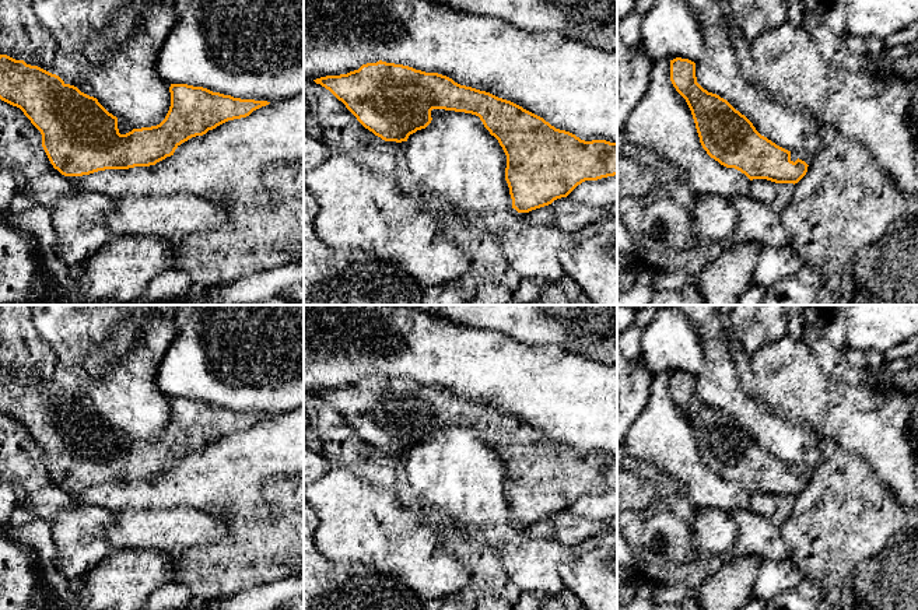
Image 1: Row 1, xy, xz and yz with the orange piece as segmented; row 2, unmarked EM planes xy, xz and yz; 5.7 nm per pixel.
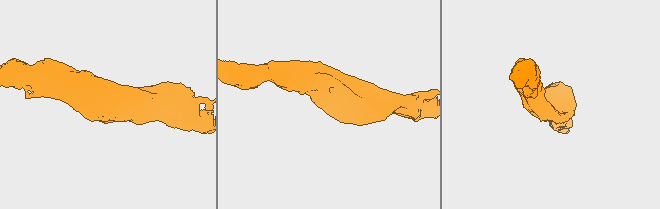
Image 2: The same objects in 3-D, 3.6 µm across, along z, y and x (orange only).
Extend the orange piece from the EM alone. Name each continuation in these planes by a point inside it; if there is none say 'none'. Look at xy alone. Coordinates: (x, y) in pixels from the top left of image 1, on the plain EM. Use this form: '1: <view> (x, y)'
none

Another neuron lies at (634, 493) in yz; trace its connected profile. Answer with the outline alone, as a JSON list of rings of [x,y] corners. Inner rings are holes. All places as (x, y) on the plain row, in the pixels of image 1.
[[[617,469],[617,511],[644,511],[656,494],[655,485],[635,473]]]

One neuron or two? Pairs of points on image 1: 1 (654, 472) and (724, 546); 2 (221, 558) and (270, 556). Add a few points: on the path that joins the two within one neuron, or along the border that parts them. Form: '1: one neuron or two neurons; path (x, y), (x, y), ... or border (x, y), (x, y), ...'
1: two neurons; border (698, 509), (691, 526)
2: one neuron; path (234, 558), (258, 556)

